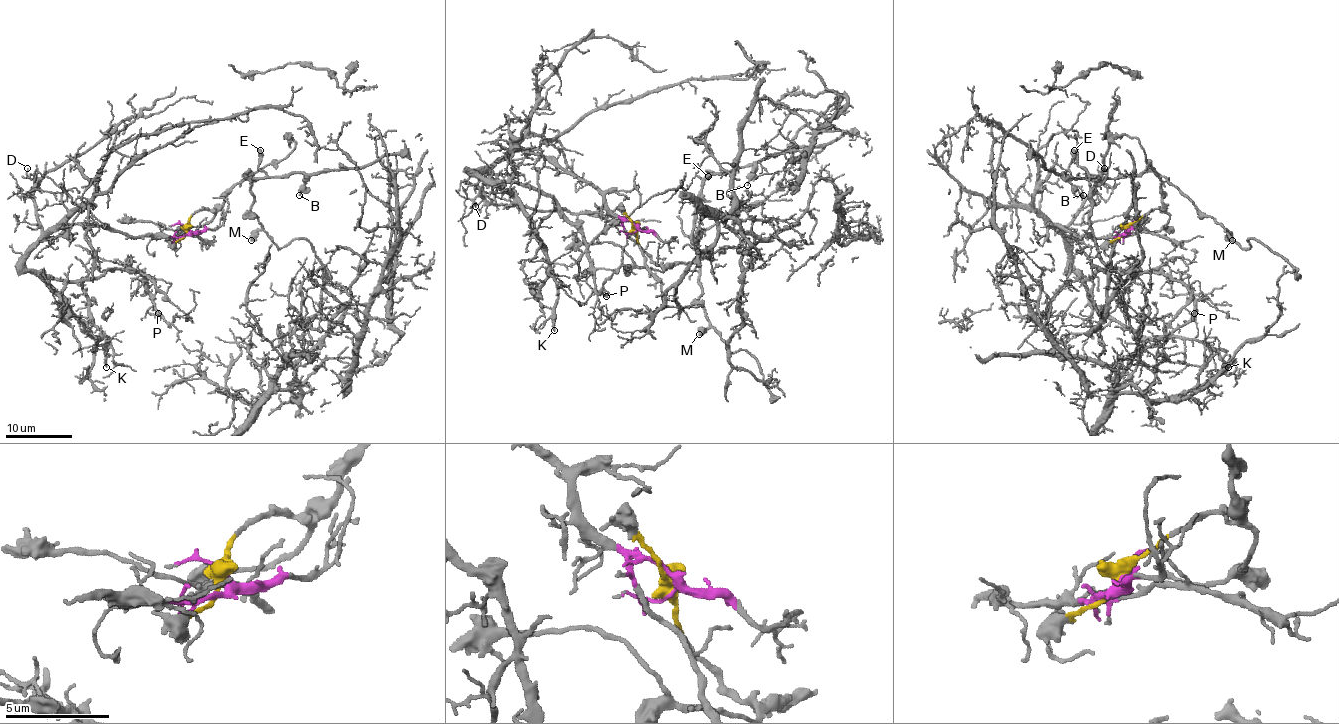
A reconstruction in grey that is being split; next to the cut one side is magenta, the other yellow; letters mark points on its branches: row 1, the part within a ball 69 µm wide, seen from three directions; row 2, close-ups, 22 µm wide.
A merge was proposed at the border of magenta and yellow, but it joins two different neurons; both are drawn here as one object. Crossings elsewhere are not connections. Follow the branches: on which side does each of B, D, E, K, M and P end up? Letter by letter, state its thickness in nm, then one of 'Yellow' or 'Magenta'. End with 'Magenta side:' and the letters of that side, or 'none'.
B: Thickness 120 nm. Yellow
D: Thickness 110 nm. Magenta
E: Thickness 600 nm. Yellow
K: Thickness 260 nm. Magenta
M: Thickness 550 nm. Yellow
P: Thickness 110 nm. Magenta
Magenta side: D, K, P

